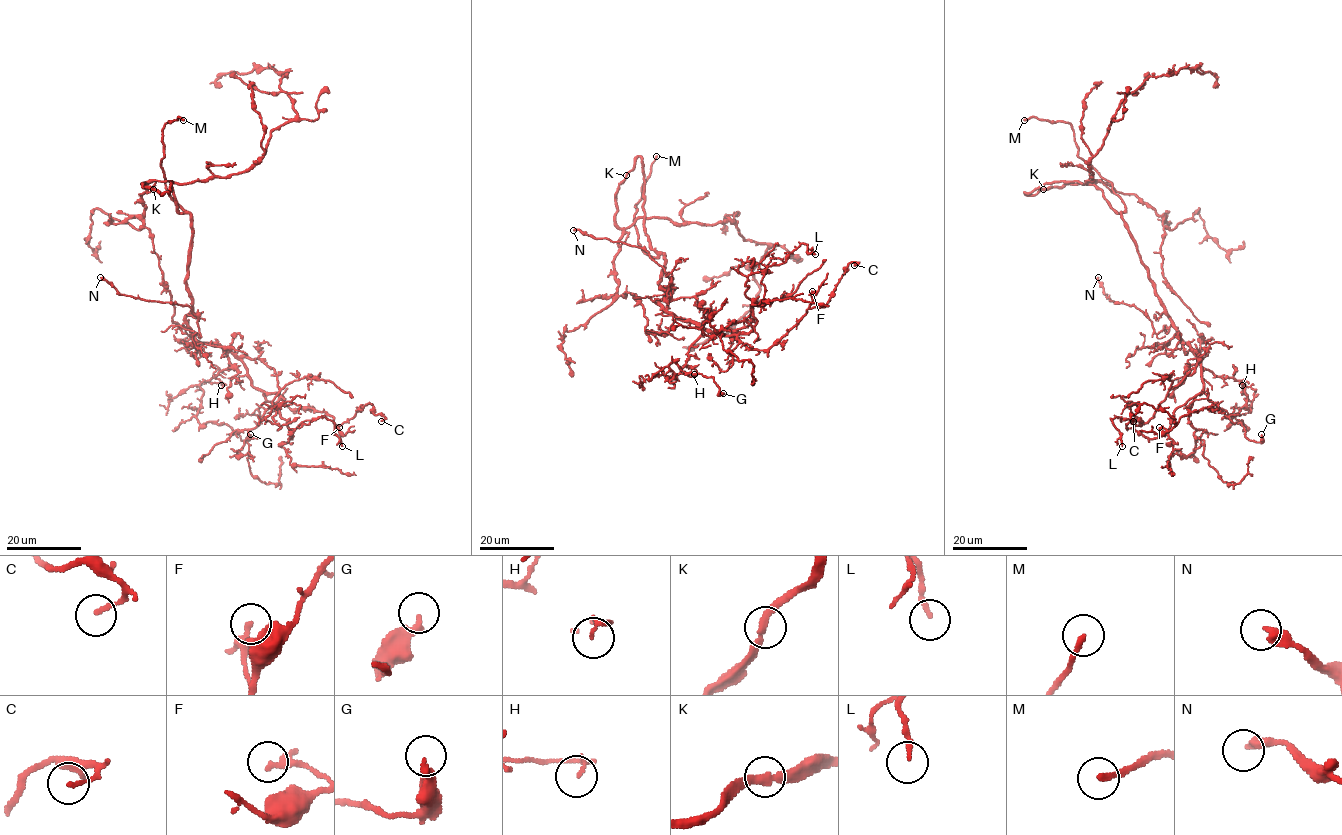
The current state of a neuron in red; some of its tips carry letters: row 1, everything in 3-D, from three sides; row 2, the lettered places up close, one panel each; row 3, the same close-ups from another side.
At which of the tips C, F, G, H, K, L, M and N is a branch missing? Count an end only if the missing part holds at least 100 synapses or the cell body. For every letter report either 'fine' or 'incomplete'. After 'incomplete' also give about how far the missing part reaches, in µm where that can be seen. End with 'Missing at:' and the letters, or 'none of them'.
C: fine
F: fine
G: fine
H: fine
K: fine
L: fine
M: incomplete; missing 15 µm
N: fine
Missing at: M

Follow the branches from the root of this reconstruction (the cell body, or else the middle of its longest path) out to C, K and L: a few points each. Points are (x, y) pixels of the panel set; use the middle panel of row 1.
C: (665, 264), (659, 282), (665, 310), (758, 350), (775, 345), (807, 309), (824, 307), (854, 265)
K: (665, 264), (665, 255), (651, 246), (645, 217), (626, 227), (615, 222), (617, 187), (626, 175)
L: (665, 264), (665, 310), (737, 335), (756, 323), (763, 271), (802, 243), (815, 254)

